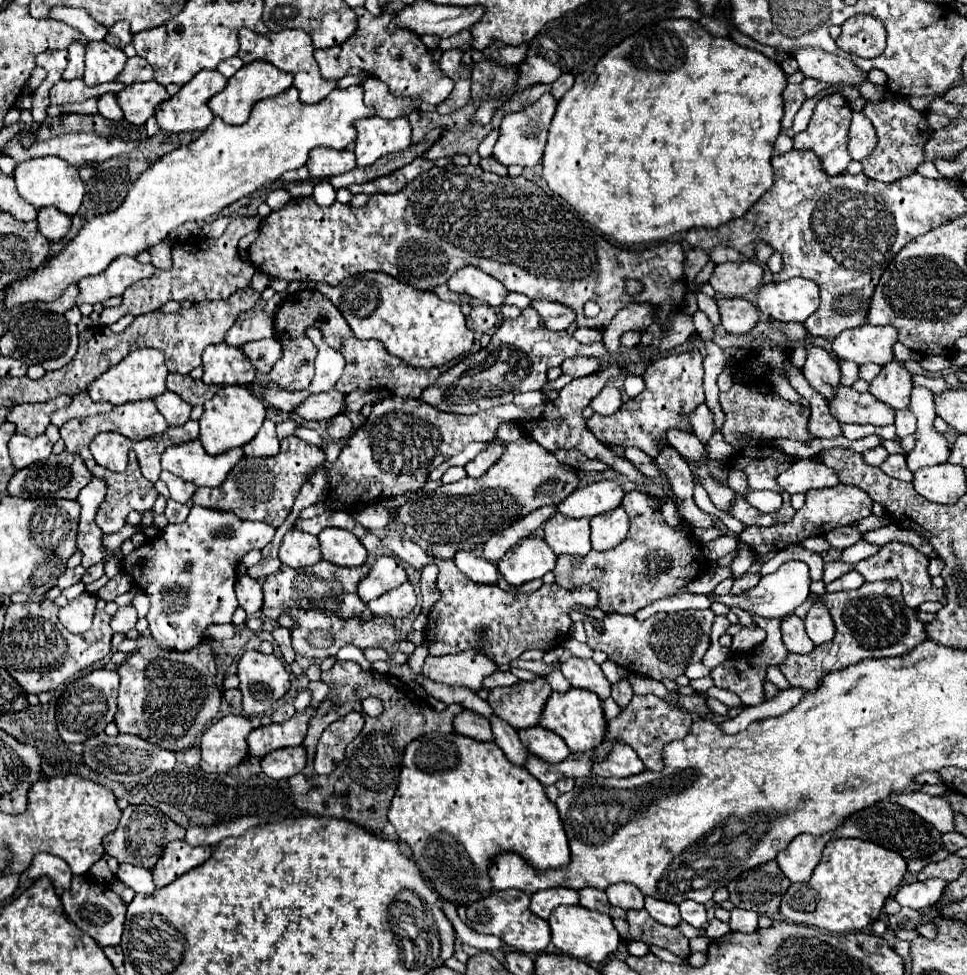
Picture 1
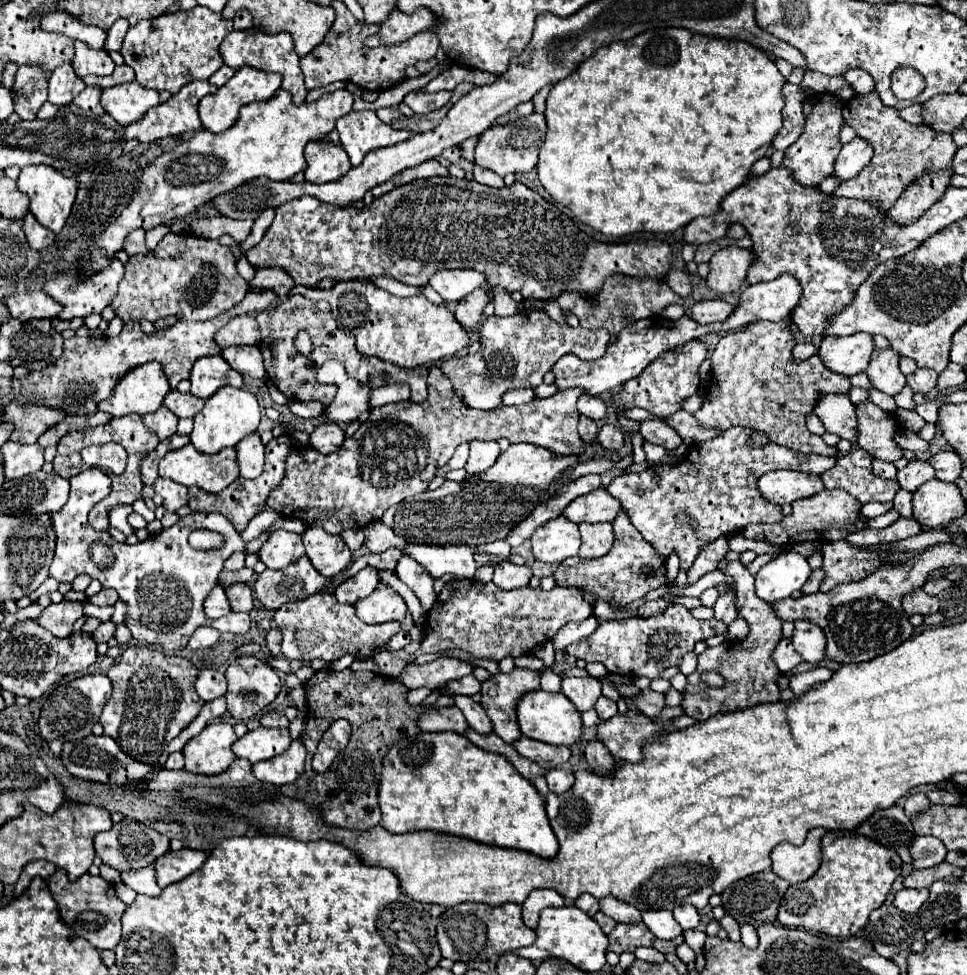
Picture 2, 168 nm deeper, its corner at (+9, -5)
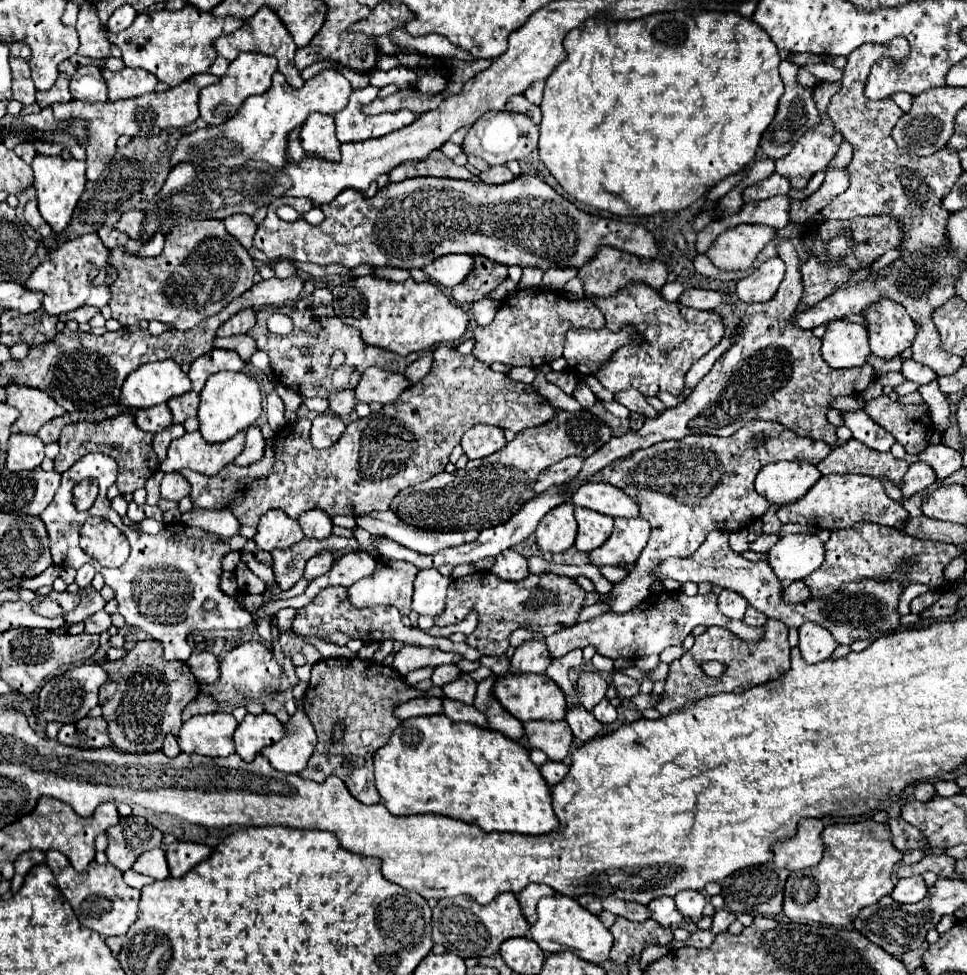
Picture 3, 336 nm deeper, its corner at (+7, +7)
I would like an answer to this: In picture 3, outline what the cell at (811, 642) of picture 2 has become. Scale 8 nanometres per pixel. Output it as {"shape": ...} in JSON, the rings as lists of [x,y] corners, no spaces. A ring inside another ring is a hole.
{"shape":[[[806,622],[798,628],[800,632],[800,652],[802,652],[802,658],[810,664],[818,664],[822,660],[828,660],[830,654],[836,650],[838,642],[834,642],[832,634],[814,624],[814,622]]]}

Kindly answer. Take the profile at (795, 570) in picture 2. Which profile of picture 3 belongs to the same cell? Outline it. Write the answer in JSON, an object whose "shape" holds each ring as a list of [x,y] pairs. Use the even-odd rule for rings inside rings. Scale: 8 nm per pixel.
{"shape":[[[814,534],[780,538],[768,552],[770,568],[778,580],[804,580],[824,562],[824,544]]]}

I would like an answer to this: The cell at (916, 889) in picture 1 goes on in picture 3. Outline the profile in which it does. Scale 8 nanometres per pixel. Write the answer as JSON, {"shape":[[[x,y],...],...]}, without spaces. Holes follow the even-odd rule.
{"shape":[[[910,876],[910,878],[900,878],[890,896],[902,904],[910,904],[910,902],[920,902],[926,896],[926,892],[928,888],[922,876]]]}

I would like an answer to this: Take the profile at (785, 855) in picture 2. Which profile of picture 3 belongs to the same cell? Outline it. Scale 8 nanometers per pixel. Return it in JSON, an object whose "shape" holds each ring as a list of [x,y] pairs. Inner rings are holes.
{"shape":[[[806,818],[800,822],[798,834],[790,842],[774,844],[774,864],[786,870],[804,870],[822,860],[824,824],[818,818]]]}

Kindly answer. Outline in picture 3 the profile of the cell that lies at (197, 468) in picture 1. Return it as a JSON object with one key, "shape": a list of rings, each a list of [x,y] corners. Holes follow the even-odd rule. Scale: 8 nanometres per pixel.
{"shape":[[[186,432],[182,438],[170,442],[168,456],[162,462],[160,470],[178,472],[188,468],[206,476],[214,476],[224,466],[232,464],[242,450],[244,450],[244,432],[220,444],[204,442],[200,432]]]}

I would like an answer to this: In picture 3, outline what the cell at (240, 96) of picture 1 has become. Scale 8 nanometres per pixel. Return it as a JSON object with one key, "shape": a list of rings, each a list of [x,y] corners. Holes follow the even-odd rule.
{"shape":[[[242,52],[234,62],[230,62],[226,74],[220,78],[218,84],[206,86],[200,90],[200,118],[210,126],[218,126],[218,124],[226,122],[228,118],[232,118],[238,112],[240,104],[248,96],[262,94],[270,88],[270,80],[272,80],[274,72],[276,72],[276,60],[272,56]]]}

